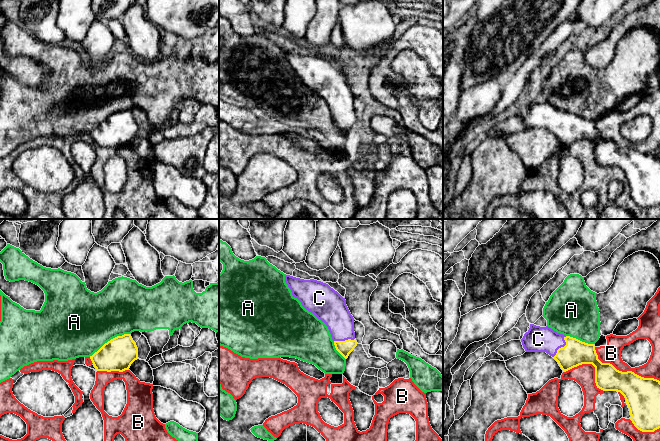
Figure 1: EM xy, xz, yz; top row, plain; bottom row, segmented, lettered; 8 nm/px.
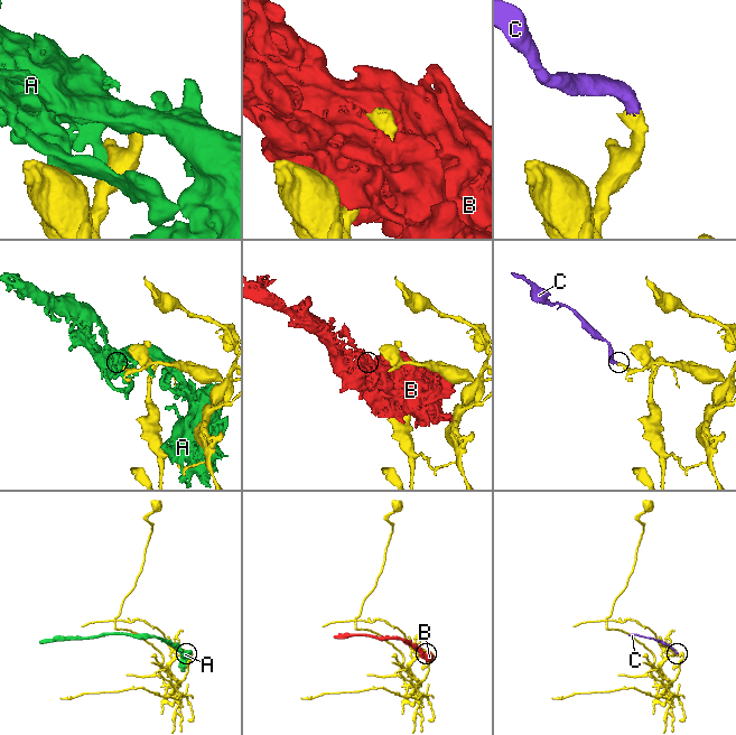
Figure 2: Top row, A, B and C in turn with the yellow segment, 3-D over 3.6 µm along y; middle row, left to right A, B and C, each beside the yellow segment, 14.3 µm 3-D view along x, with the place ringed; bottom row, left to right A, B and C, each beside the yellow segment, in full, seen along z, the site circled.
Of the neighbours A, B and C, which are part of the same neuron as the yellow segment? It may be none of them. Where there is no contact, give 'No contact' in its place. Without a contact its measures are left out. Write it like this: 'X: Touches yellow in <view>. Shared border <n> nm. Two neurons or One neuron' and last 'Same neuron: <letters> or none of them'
A: Touches yellow in xy. Shared border 300 nm. Two neurons
B: Touches yellow in yz. Shared border 600 nm. Two neurons
C: Touches yellow in yz. Shared border 200 nm. One neuron
Same neuron: C

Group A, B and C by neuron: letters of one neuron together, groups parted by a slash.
A / B / C

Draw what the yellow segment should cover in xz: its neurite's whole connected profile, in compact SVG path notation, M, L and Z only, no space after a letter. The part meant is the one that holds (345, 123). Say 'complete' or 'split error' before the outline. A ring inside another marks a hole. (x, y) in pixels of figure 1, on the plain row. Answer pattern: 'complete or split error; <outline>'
split error; M286 51L285 58L293 73L326 100L336 126L347 135L358 119L355 115L354 94L345 74L328 60L314 55L304 56Z

